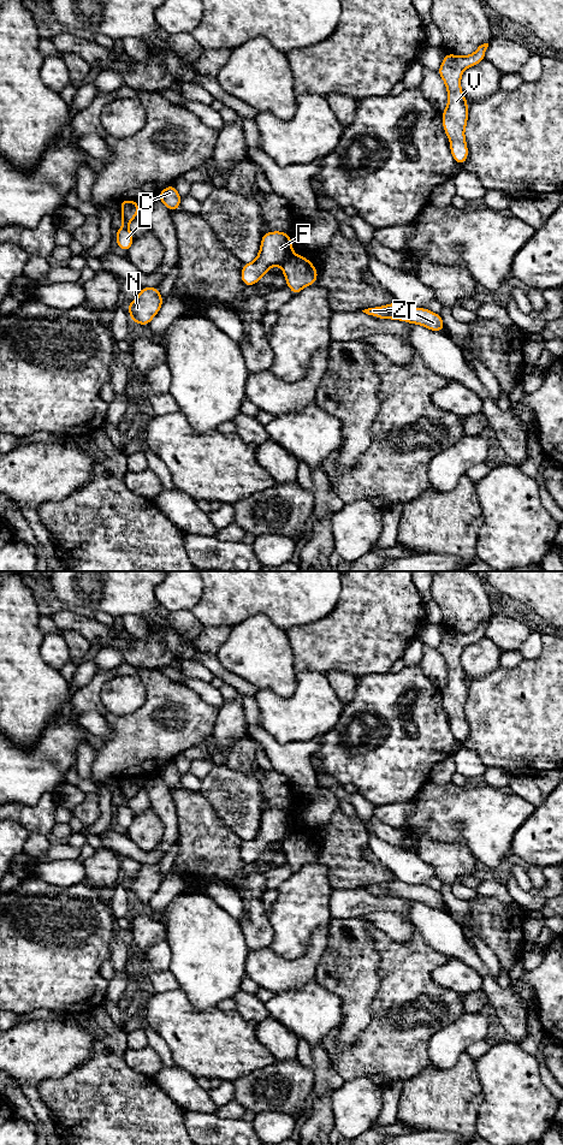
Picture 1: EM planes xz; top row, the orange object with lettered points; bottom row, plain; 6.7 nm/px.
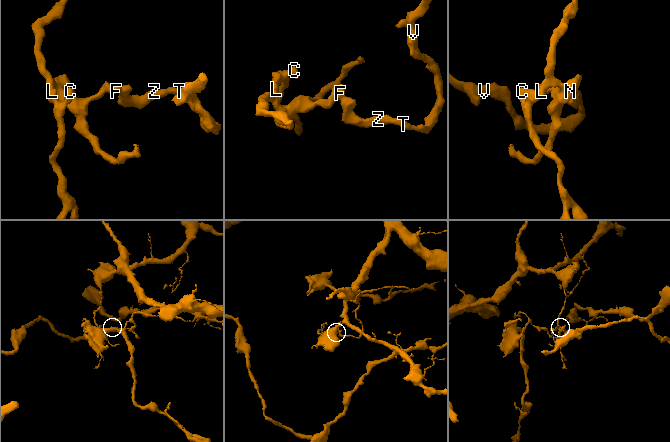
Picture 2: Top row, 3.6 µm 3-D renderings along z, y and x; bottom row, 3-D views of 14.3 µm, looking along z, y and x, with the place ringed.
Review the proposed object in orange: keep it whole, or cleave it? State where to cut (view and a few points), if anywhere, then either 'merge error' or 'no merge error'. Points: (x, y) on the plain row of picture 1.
cut in xz along (294, 831), (280, 842); merge error

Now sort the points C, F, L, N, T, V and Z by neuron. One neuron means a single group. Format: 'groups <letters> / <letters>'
groups C F L N / T V Z

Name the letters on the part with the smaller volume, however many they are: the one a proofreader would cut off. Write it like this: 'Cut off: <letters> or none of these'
Cut off: T, V, Z

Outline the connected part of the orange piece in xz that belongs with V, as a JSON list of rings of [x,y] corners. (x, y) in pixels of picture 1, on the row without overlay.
[[[484,621],[472,633],[446,630],[437,648],[448,668],[448,684],[441,689],[443,706],[450,717],[450,729],[455,738],[462,743],[468,737],[468,723],[464,706],[468,700],[468,678],[461,666],[461,653],[469,643],[485,637],[488,621]]]

